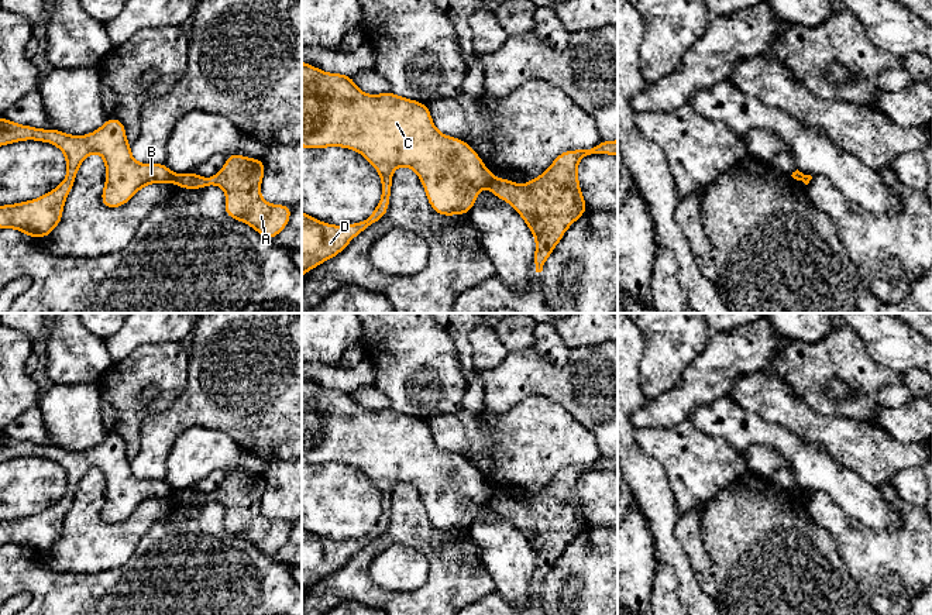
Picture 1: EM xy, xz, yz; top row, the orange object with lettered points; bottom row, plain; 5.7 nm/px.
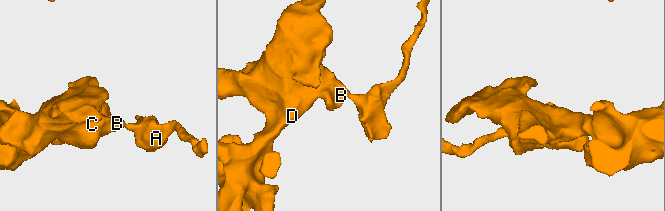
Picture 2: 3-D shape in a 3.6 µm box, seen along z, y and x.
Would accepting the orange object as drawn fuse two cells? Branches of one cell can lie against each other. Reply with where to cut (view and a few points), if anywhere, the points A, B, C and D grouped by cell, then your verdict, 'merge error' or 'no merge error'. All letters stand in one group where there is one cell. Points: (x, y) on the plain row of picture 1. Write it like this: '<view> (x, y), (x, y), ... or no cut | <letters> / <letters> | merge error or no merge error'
xy (175, 491), (172, 498) | A / B C D | merge error

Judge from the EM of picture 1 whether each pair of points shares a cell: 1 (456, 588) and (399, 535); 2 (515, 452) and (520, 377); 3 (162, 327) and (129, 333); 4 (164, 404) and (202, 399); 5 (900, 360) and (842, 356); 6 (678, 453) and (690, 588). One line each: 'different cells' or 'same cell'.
1: same cell
2: different cells
3: same cell
4: different cells
5: different cells
6: different cells

